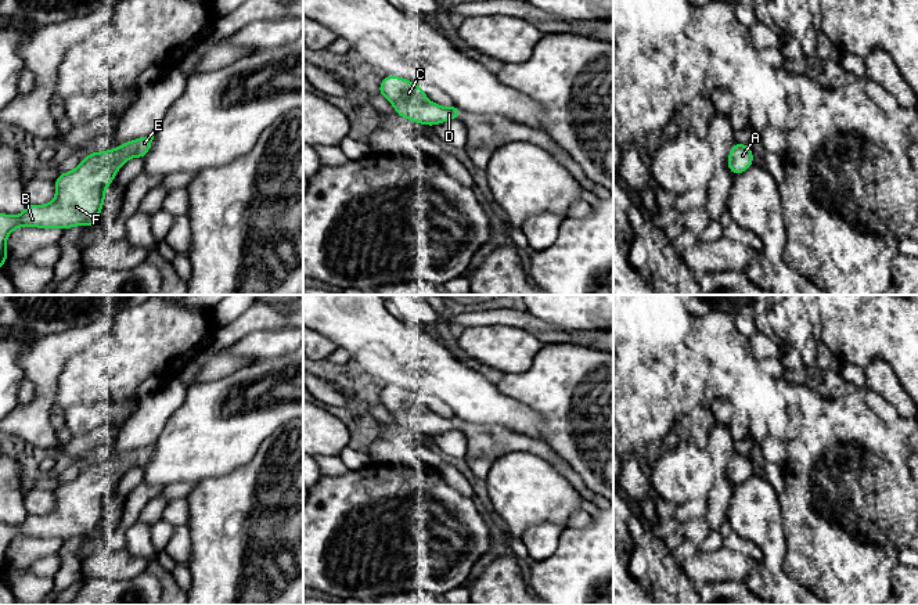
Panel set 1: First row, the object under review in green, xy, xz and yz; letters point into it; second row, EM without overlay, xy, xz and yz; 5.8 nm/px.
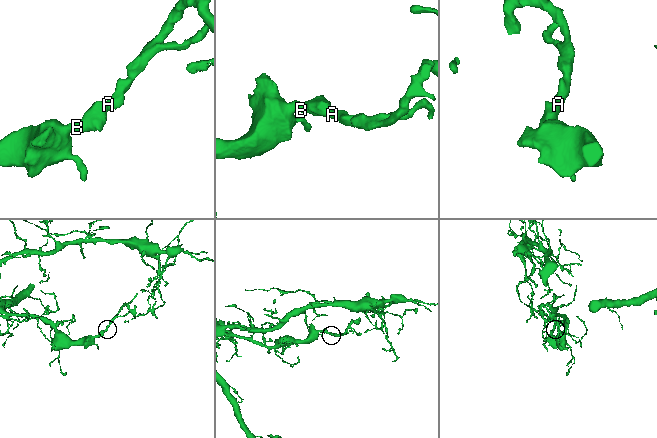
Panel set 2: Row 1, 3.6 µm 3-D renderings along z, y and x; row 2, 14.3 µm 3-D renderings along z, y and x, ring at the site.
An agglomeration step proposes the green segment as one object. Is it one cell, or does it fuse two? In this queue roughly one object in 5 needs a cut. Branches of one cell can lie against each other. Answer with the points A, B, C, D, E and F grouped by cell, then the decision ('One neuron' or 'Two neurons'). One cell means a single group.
Groups: A B C D E F. One neuron

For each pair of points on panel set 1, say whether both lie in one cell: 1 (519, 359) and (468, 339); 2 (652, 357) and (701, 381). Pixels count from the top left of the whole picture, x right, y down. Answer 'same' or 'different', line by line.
1: same
2: same

